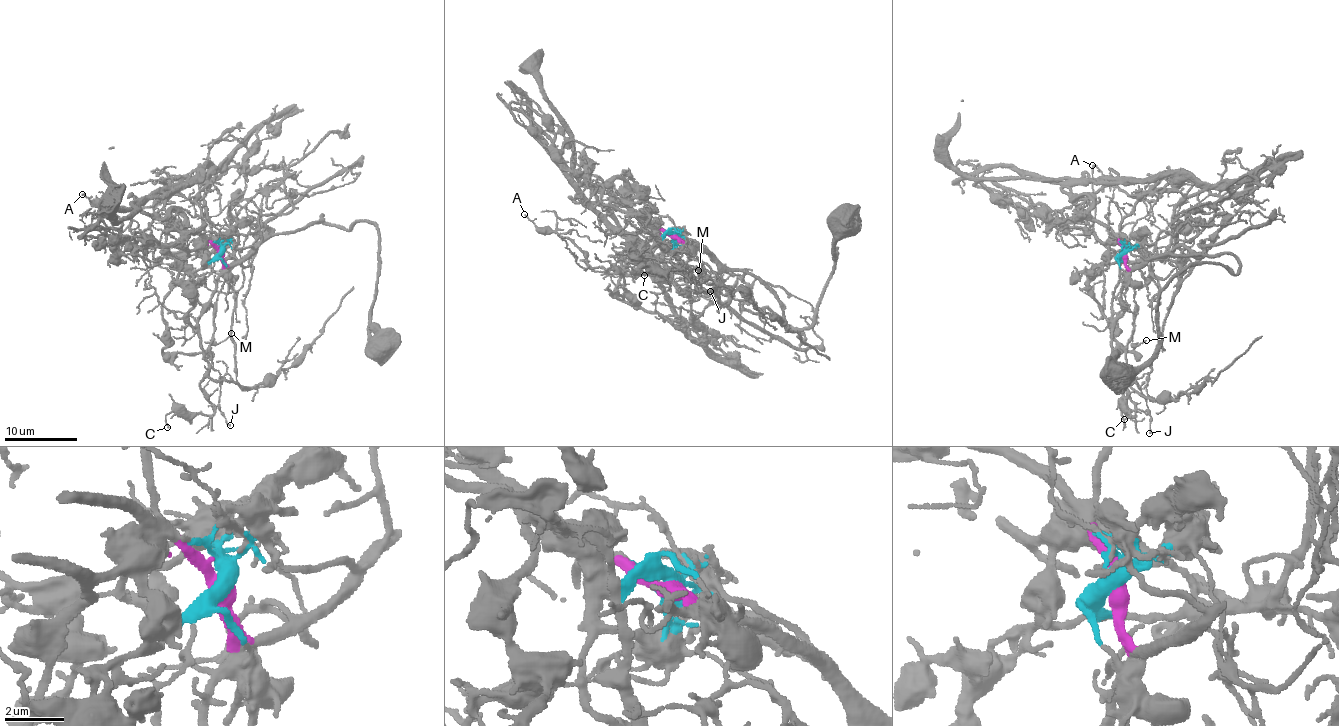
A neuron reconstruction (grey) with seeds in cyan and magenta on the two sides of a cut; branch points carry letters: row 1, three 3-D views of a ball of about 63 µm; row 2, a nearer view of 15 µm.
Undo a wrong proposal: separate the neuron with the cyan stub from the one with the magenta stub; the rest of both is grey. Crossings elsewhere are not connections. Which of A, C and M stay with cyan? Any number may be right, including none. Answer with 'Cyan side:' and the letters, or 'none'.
Cyan side: none

